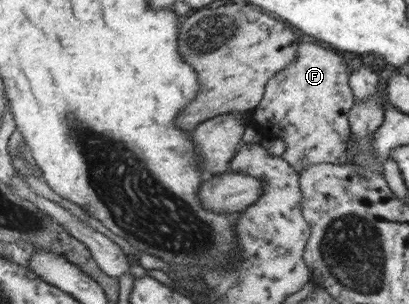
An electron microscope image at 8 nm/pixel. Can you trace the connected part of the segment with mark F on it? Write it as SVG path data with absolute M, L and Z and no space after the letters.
M307 39L297 45L294 62L265 83L263 97L253 108L249 127L265 141L272 137L281 139L285 150L280 157L297 172L306 165L347 162L344 147L350 136L348 113L355 100L348 86L347 66L347 59L334 49L325 49Z

